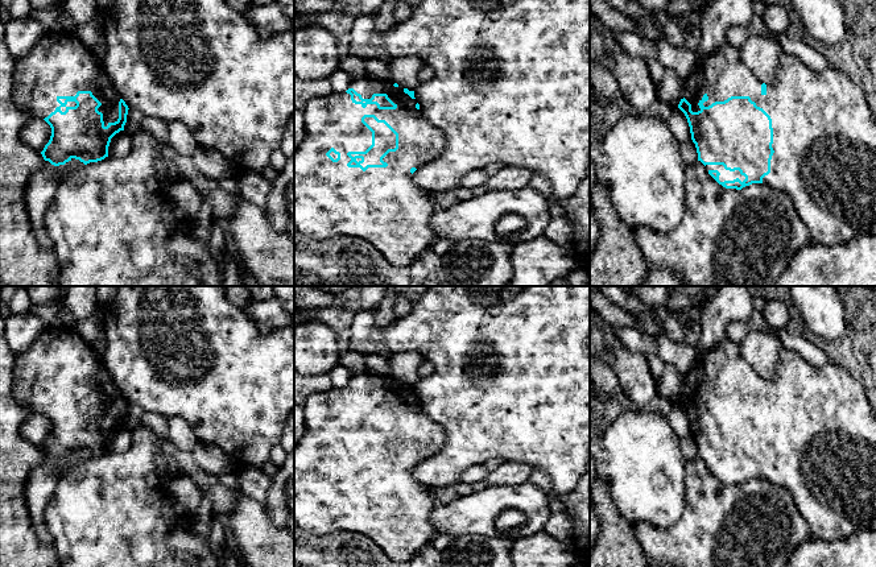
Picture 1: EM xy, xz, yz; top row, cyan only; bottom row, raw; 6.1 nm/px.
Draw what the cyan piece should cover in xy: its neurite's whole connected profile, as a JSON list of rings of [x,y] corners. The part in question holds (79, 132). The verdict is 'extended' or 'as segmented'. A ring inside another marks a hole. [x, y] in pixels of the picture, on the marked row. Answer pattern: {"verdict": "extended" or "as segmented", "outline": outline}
{"verdict": "extended", "outline": [[[47,29],[33,50],[17,59],[13,100],[32,117],[41,117],[50,125],[51,136],[41,154],[55,166],[57,174],[62,174],[65,164],[73,158],[87,165],[108,157],[111,138],[124,131],[129,109],[113,88],[103,62],[69,30],[53,33]]]}

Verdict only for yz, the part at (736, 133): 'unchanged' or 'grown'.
grown

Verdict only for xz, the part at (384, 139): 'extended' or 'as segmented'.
extended

